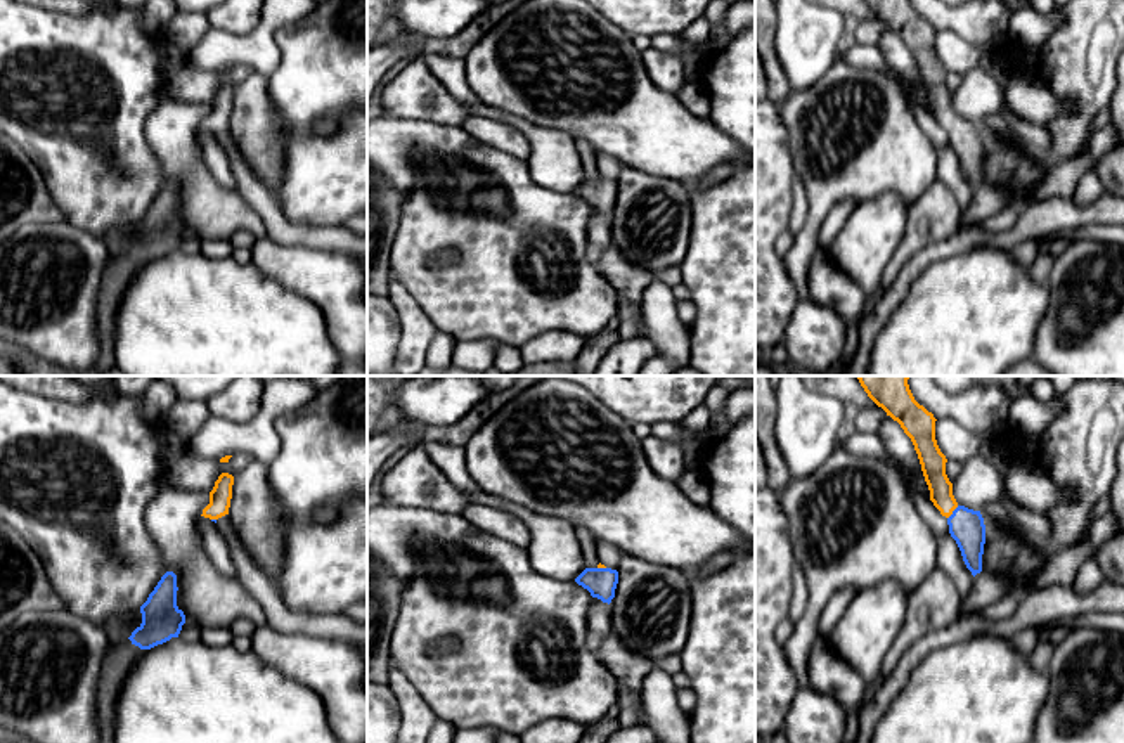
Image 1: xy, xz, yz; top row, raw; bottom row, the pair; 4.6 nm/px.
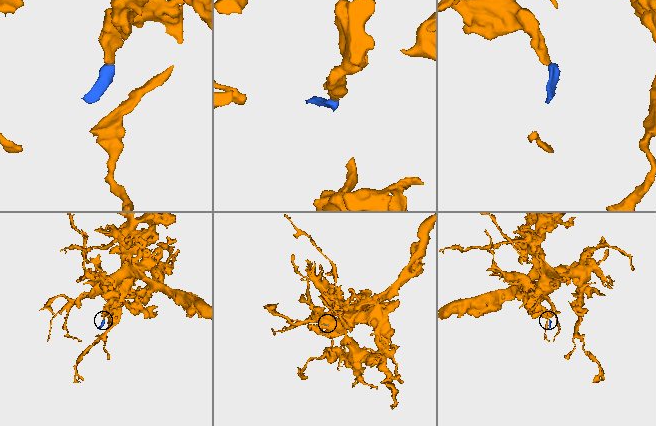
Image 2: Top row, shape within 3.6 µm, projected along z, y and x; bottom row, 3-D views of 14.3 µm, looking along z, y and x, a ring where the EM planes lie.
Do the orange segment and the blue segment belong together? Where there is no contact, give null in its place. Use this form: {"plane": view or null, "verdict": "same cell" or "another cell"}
{"plane": "yz", "verdict": "same cell"}

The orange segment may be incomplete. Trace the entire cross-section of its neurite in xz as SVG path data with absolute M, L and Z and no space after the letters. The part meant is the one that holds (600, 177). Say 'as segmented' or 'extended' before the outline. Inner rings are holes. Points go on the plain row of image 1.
extended; M598 177L596 180L585 180L575 194L587 201L592 210L601 211L603 215L611 215L615 210L615 201L618 196L618 184L606 180L604 177Z

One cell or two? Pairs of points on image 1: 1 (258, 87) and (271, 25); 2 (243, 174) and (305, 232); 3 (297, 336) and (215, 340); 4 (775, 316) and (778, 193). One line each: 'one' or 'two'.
1: two
2: one
3: one
4: one

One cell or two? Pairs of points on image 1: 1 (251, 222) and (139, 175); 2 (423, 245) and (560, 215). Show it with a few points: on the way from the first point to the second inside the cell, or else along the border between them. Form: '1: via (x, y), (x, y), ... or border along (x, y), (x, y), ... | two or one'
1: border along (149, 146), (160, 163), (165, 184) | two
2: via (458, 224), (525, 224) | one

